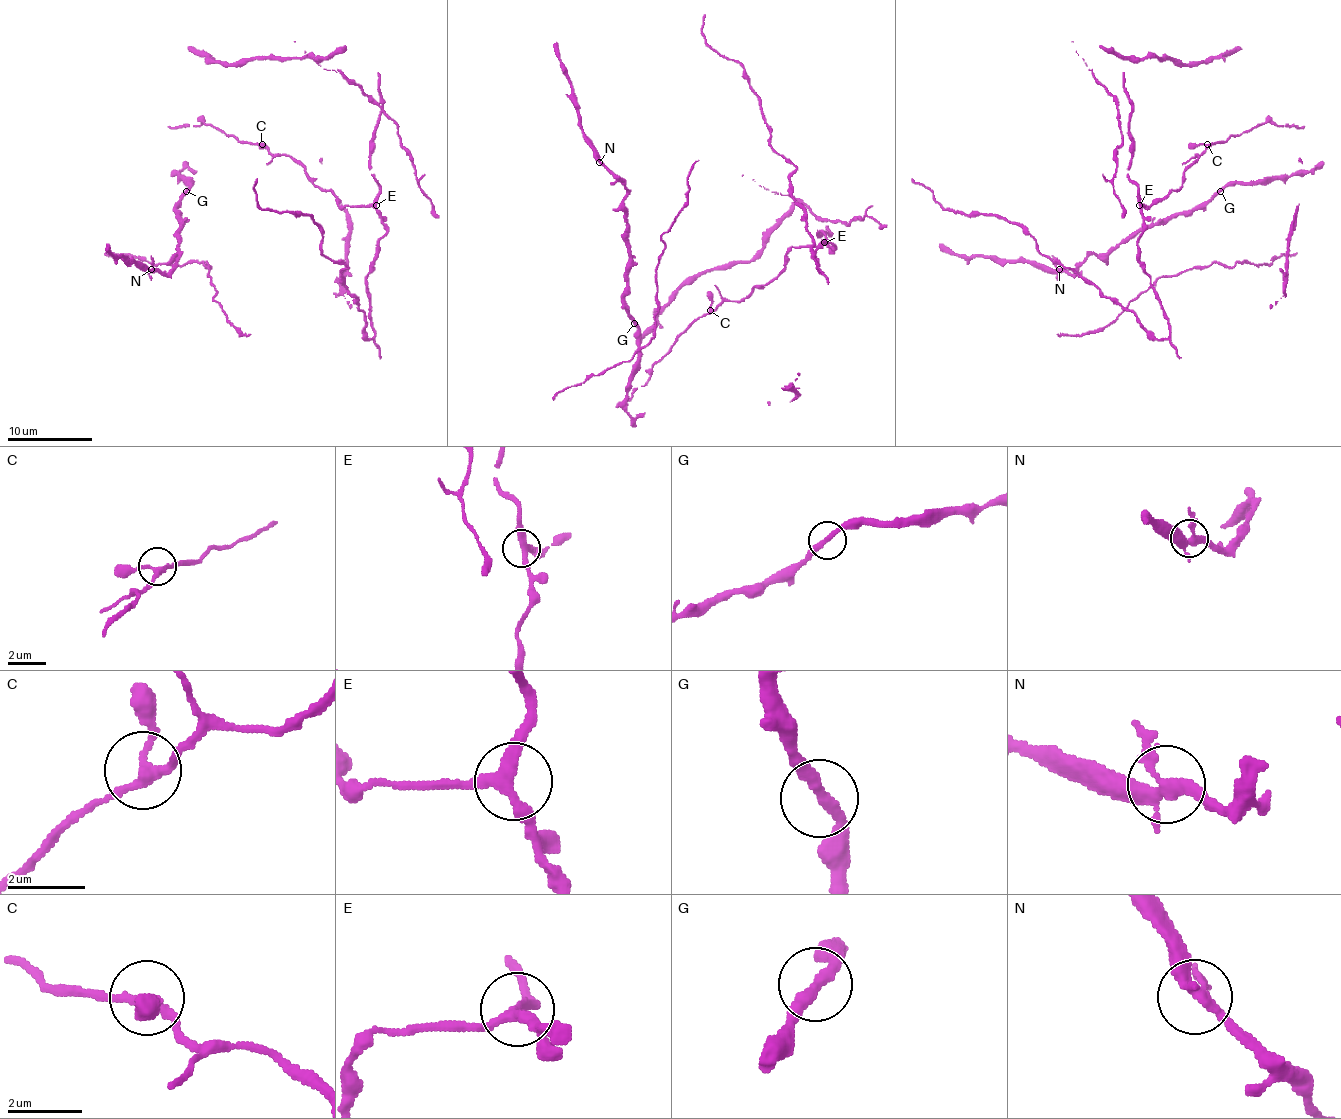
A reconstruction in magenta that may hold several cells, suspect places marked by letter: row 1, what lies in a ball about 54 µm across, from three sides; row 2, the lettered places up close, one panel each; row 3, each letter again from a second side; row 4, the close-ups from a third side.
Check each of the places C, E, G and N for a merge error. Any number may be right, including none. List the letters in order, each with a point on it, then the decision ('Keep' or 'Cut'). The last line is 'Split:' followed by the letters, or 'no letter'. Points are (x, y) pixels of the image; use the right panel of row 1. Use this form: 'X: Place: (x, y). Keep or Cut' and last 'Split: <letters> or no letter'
C: Place: (1207, 144). Keep
E: Place: (1139, 205). Keep
G: Place: (1220, 191). Keep
N: Place: (1059, 269). Keep
Split: no letter

